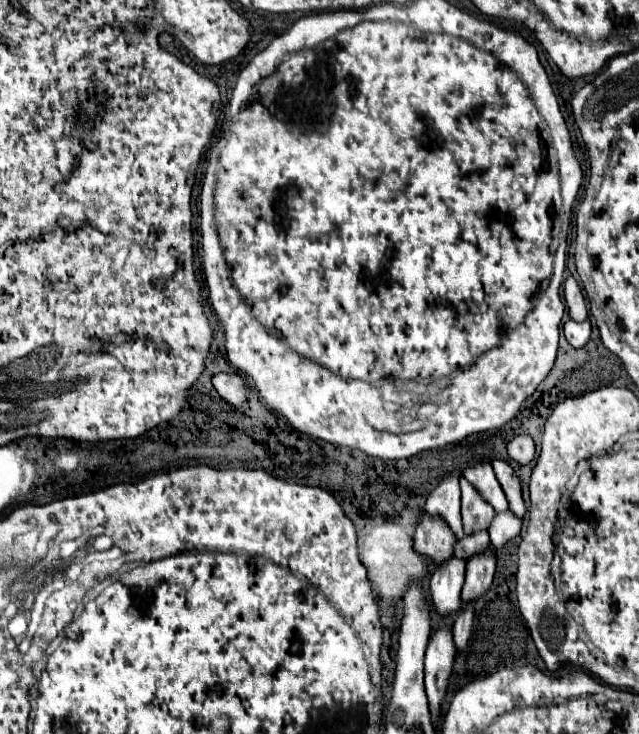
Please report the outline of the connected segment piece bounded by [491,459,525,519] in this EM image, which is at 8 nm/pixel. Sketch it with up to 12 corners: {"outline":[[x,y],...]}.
{"outline":[[493,459],[497,477],[513,515],[525,517],[521,483],[503,459]]}

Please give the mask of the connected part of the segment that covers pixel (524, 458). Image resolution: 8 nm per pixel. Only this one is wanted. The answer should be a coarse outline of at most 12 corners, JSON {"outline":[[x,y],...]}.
{"outline":[[517,435],[507,443],[513,461],[527,465],[535,457],[529,435]]}

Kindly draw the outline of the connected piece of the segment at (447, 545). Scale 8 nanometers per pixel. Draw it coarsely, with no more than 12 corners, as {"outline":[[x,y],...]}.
{"outline":[[423,515],[415,551],[443,565],[455,537],[443,519]]}

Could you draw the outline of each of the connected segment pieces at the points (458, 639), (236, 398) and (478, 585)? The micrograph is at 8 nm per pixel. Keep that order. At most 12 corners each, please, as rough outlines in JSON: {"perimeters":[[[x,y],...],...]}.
{"perimeters":[[[461,609],[453,625],[457,653],[467,647],[473,609]],[[237,373],[212,378],[217,393],[235,409],[249,403],[247,387]],[[495,551],[467,561],[463,603],[485,597],[495,575]]]}

